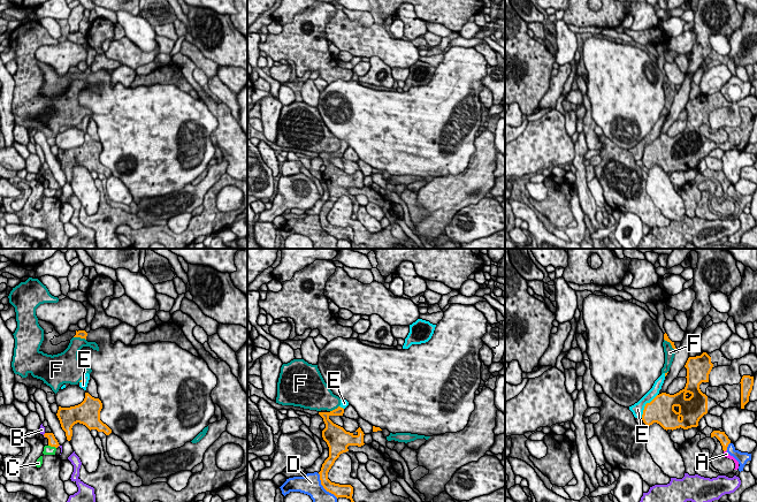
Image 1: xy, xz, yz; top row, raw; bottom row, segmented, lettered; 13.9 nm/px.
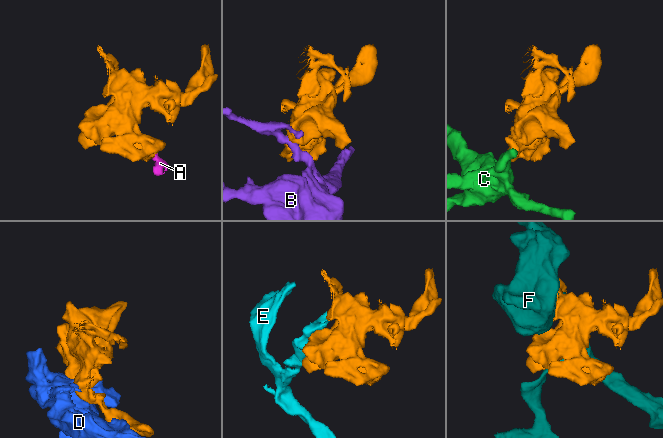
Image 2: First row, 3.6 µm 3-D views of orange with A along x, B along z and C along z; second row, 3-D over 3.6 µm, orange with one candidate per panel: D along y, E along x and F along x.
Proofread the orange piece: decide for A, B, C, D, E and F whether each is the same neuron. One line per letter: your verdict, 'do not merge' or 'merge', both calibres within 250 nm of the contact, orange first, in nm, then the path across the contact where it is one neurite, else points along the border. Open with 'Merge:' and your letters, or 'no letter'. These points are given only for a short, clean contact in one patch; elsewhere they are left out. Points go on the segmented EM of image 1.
Merge: A, E
A: merge | 140/70 nm
B: do not merge | 130/90 nm
C: do not merge | 130/130 nm | along xy (48, 445), (55, 448)
D: do not merge | 190/280 nm
E: merge | 380/160 nm
F: do not merge | 120/190 nm

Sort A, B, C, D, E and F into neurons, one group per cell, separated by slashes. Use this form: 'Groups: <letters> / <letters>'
Groups: A E / B / C / D / F

